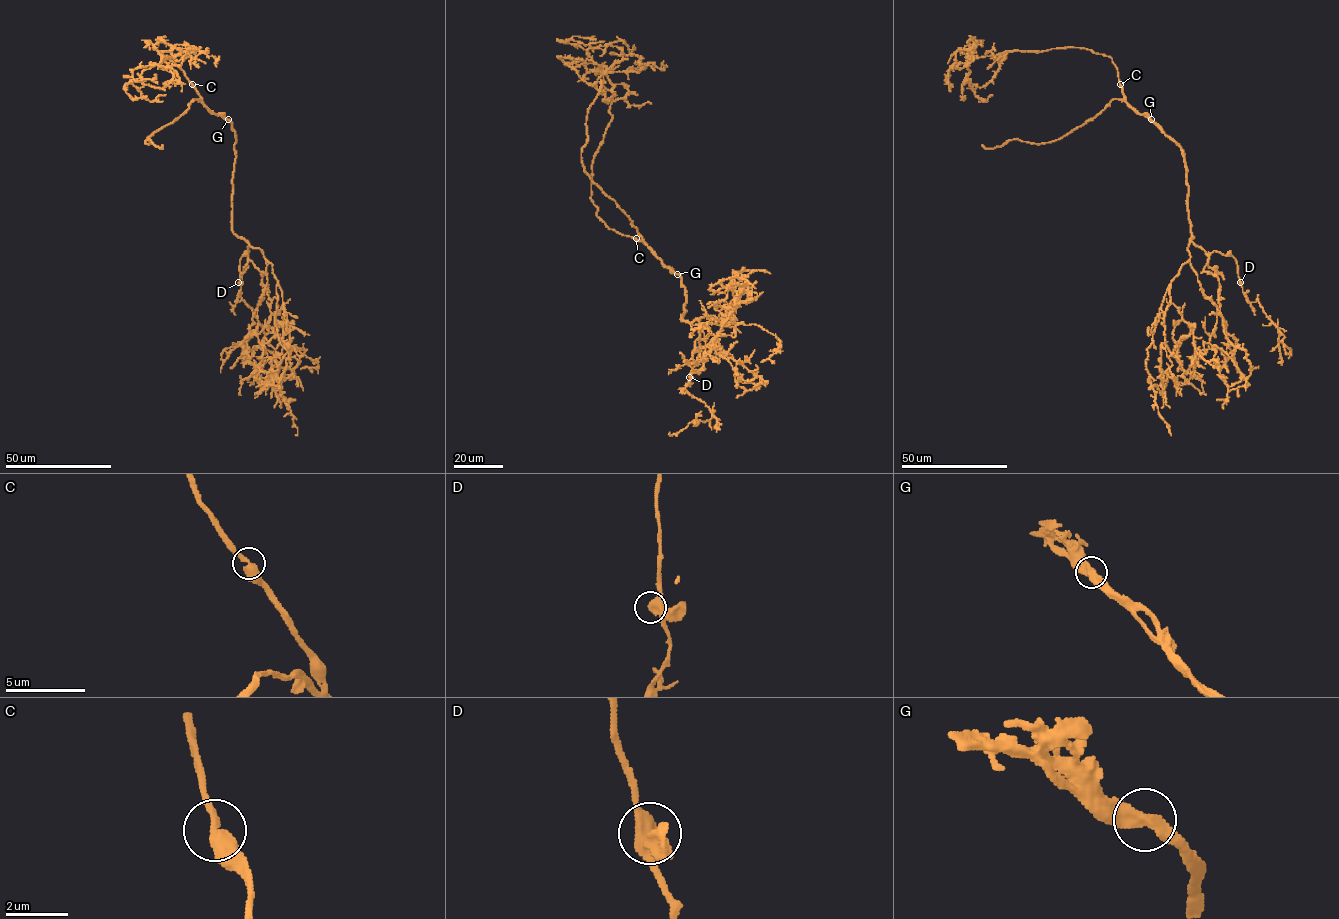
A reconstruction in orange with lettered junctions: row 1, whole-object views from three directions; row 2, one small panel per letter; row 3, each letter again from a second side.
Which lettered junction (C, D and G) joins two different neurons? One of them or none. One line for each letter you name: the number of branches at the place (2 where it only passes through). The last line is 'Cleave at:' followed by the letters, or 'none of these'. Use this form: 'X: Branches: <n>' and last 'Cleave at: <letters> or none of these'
Cleave at: none of these

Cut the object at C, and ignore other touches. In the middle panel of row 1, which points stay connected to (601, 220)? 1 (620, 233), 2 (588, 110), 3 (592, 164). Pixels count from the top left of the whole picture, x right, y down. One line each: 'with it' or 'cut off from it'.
1: with it
2: cut off from it
3: with it

